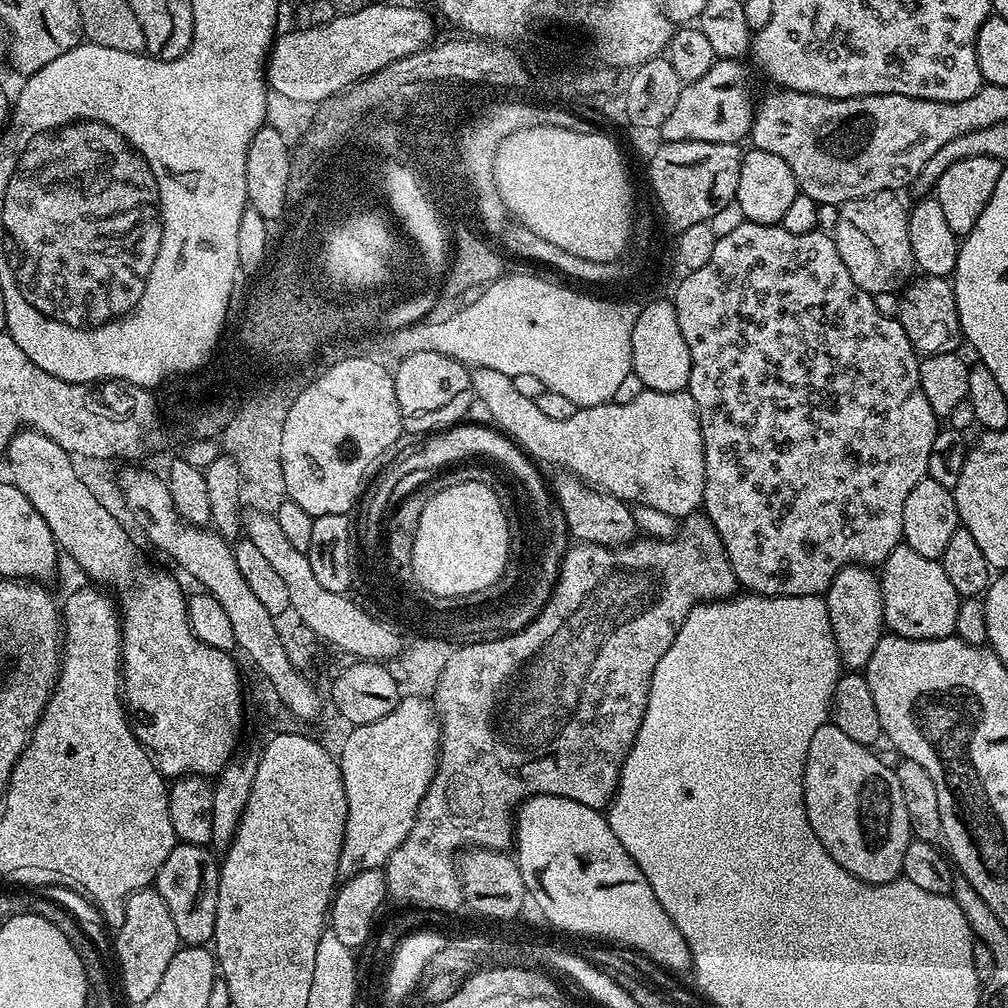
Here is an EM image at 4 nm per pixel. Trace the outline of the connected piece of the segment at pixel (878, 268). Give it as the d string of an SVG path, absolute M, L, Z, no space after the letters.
M895 191L875 192L857 200L839 205L838 226L834 239L850 278L862 290L899 293L913 279L914 265L910 250L908 208L899 200Z

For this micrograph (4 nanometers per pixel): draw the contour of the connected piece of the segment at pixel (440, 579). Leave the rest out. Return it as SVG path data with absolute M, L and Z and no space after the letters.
M464 481L433 494L424 508L424 520L418 521L416 536L416 576L420 576L432 592L468 592L473 597L476 592L500 583L509 557L507 516L490 485L482 481Z

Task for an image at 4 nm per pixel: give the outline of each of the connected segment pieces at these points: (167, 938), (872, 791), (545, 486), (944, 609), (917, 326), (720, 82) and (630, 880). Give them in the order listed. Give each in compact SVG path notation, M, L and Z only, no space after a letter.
M155 887L138 890L124 903L124 921L118 931L121 933L120 954L124 962L121 970L124 971L128 994L134 1000L146 1000L154 994L158 982L162 982L162 974L166 974L170 958L174 958L176 951L182 947L174 918L170 918L170 909L166 902L162 902Z
M830 722L818 726L818 730L814 730L814 738L810 738L806 754L804 805L806 818L810 818L810 826L818 842L822 842L826 854L830 854L842 870L867 884L885 884L901 875L902 857L914 835L896 769L892 766L887 768L872 751L869 745L854 742L854 738L842 734L842 730Z
M460 422L455 426L449 426L443 430L437 430L431 434L425 435L424 440L417 443L412 448L416 453L416 471L418 474L436 474L441 470L451 469L455 464L455 458L466 456L470 452L479 454L480 452L487 452L488 455L496 456L496 459L504 460L516 476L520 476L524 480L524 487L528 488L528 492L532 494L532 500L536 500L536 512L546 512L546 498L554 498L550 491L549 481L544 481L544 476L539 472L537 461L533 460L524 449L519 448L518 445L504 435L503 432L497 430L495 427L487 426L483 428L480 424L468 424L469 422Z
M903 542L885 558L878 572L882 590L884 627L891 635L907 640L937 640L953 635L962 597L956 593L939 560L922 558Z
M917 275L899 293L899 298L900 325L921 357L956 352L960 348L958 346L964 340L964 331L960 329L956 295L949 277Z
M718 58L702 74L702 78L689 80L683 85L678 102L675 103L674 112L658 129L658 135L664 142L726 142L727 144L740 144L752 131L752 113L754 111L754 96L748 89L748 72L740 65L736 58Z
M550 794L528 797L514 817L514 857L526 889L553 929L577 932L580 936L601 936L604 940L625 944L672 972L687 973L691 969L692 955L686 938L682 938L678 926L674 926L666 910L662 910L650 882L646 882L646 874L638 870L634 858L630 858L622 842L614 838L614 830L610 830L607 815L601 809Z

